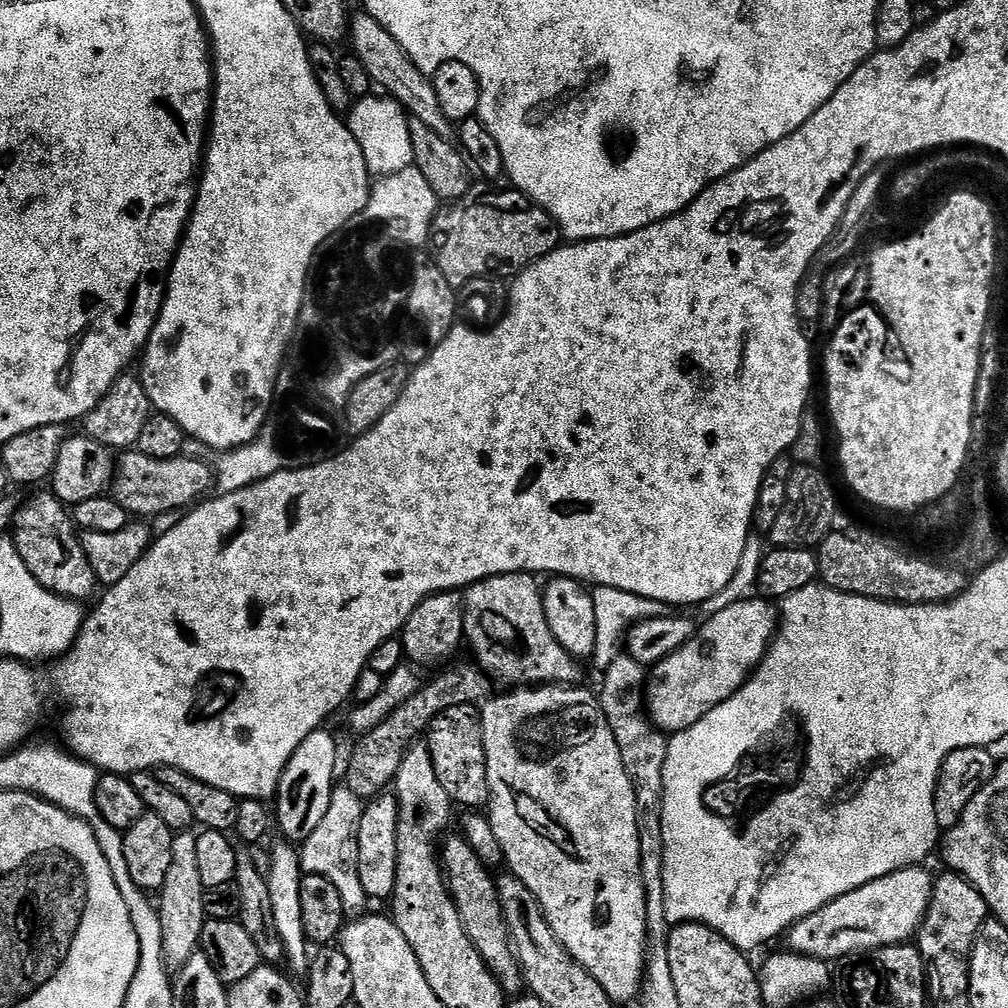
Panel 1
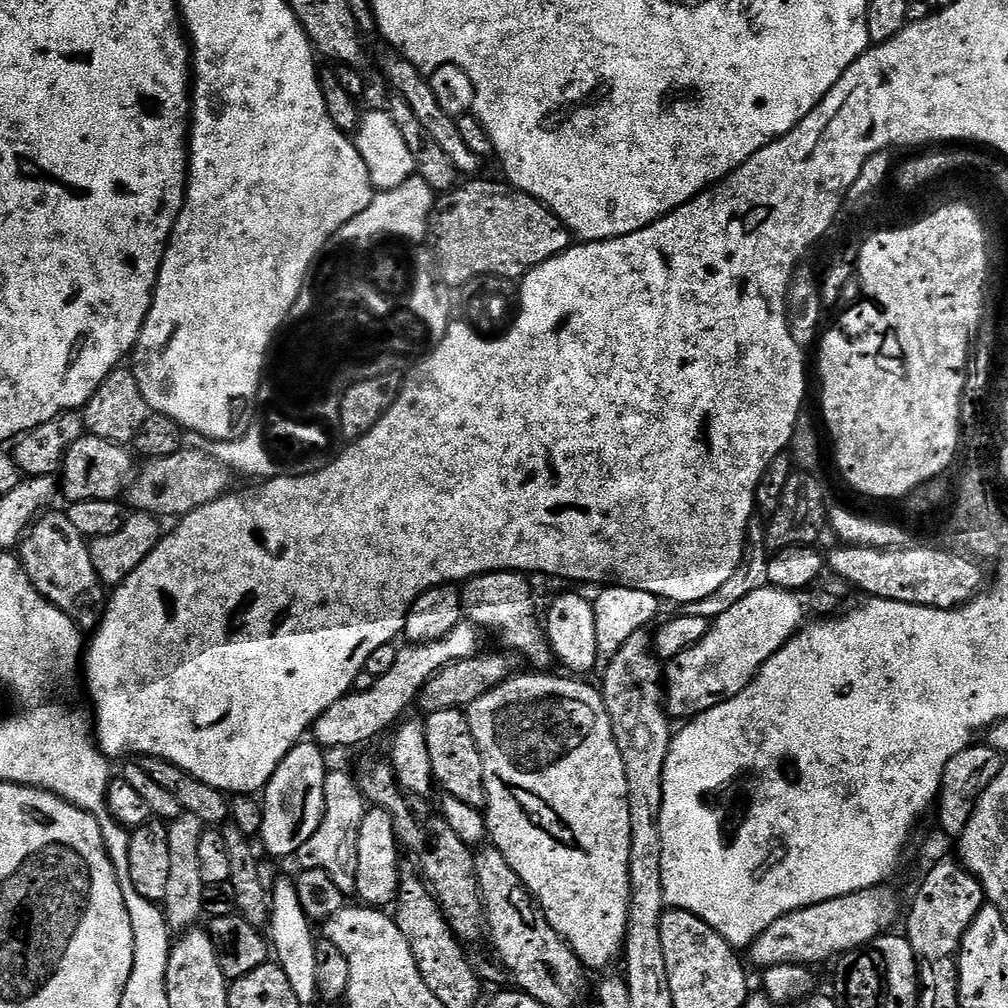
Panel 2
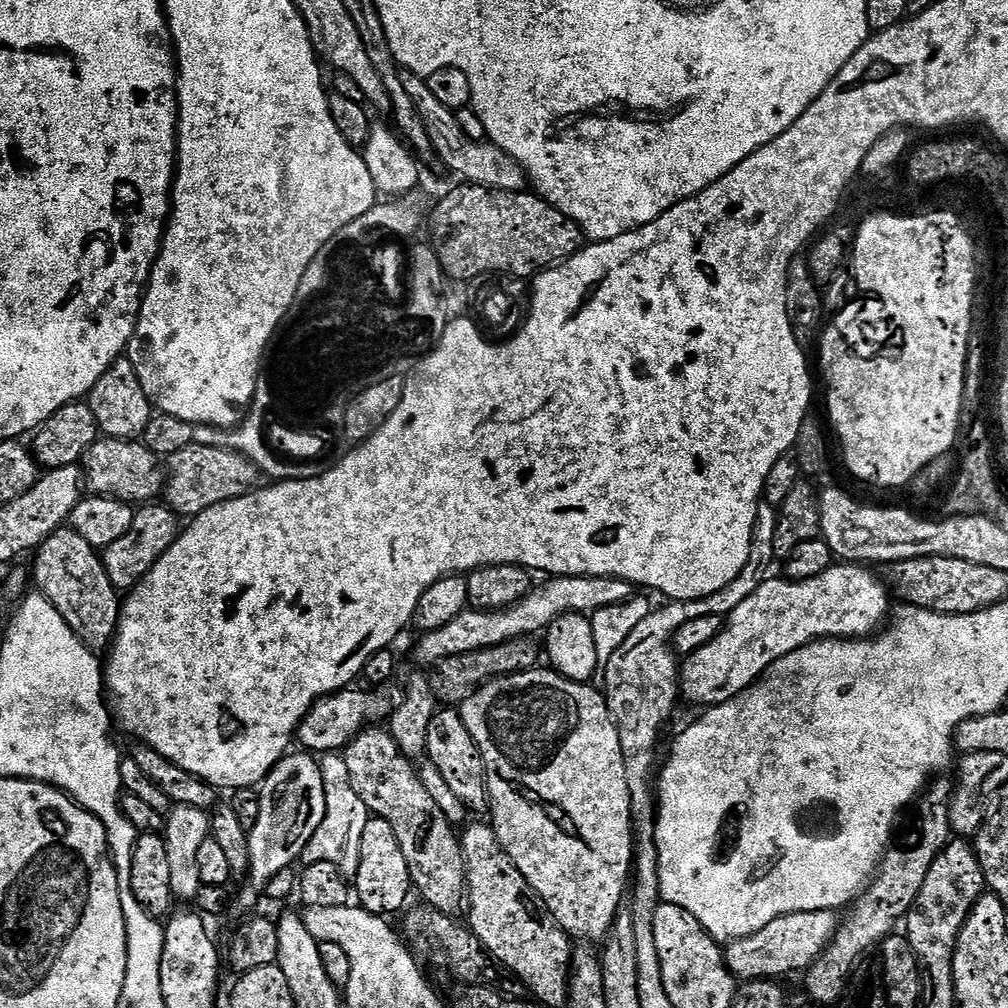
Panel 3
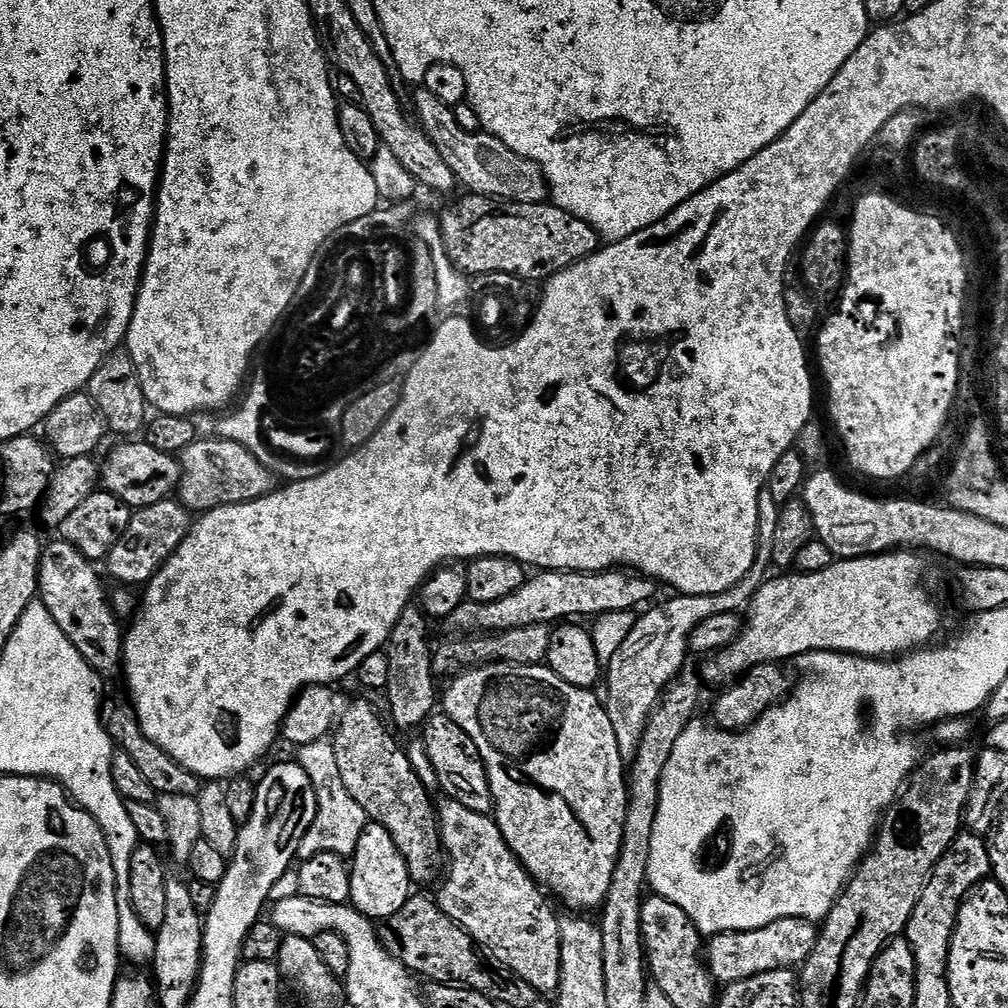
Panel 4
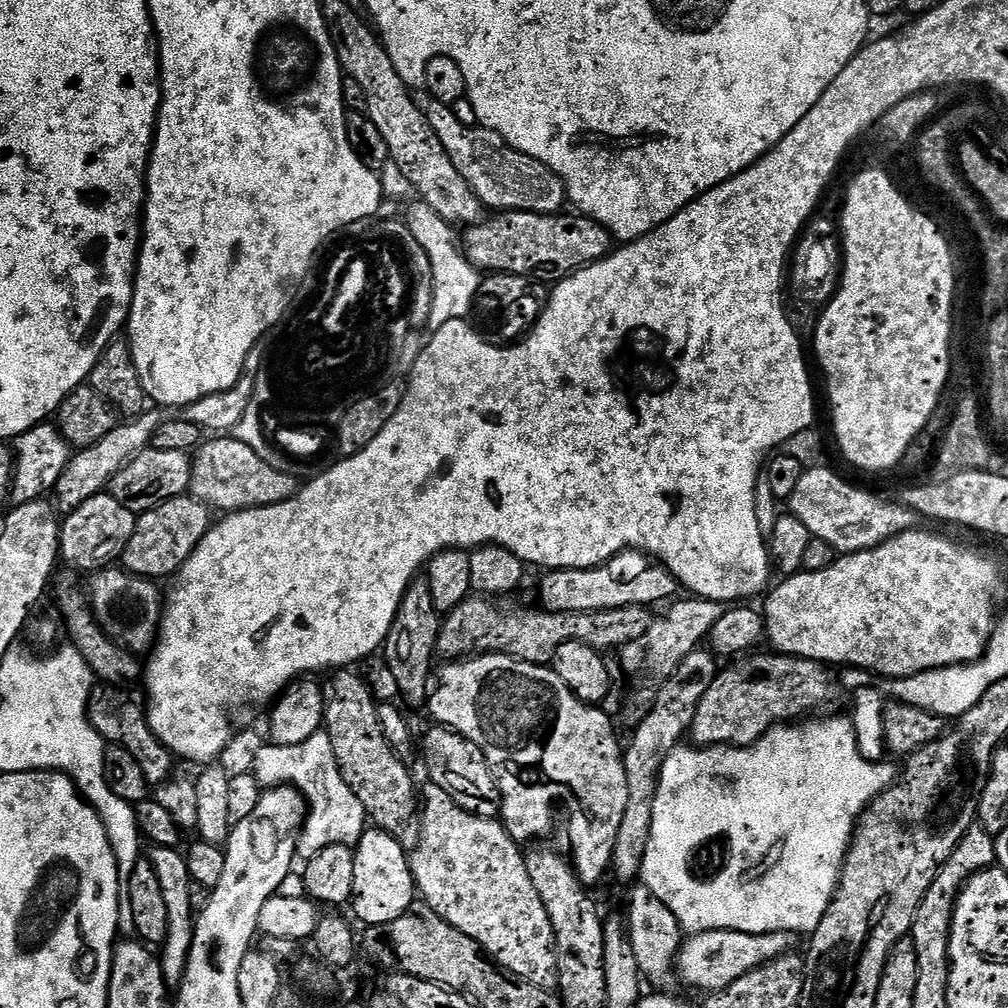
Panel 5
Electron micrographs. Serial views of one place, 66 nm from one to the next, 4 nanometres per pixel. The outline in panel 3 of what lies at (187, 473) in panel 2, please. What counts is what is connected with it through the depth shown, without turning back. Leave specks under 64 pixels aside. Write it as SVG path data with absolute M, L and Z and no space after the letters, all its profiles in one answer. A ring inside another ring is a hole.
M193 443L186 446L186 450L178 450L178 454L167 457L166 487L162 496L167 507L171 508L177 517L194 518L210 510L210 506L242 498L246 493L253 491L258 484L256 476L258 477L256 465L239 452Z

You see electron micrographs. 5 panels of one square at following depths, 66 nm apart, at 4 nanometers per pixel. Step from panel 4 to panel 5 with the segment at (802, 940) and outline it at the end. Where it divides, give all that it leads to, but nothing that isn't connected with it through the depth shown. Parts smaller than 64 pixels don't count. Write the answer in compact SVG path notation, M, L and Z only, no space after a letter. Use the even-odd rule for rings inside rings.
M714 930L713 932L698 932L689 935L680 945L680 954L676 957L675 971L681 981L685 980L692 988L705 988L705 993L720 992L726 986L738 982L748 972L761 968L779 956L789 955L793 951L791 932L771 932L770 934L746 934L745 932L731 932L730 930Z

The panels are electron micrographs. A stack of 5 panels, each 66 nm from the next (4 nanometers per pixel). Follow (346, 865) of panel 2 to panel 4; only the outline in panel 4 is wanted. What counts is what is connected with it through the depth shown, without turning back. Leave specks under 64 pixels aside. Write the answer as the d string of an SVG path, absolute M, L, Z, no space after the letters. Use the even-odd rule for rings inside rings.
M328 740L305 744L299 752L298 762L304 767L314 786L318 810L310 830L306 830L306 834L300 839L298 857L301 861L314 858L314 854L338 854L350 858L356 853L358 838L362 838L365 824L369 823L368 816L362 806L358 806L354 798L350 798L350 790L346 790L342 774L338 774L338 758L334 758L334 750Z

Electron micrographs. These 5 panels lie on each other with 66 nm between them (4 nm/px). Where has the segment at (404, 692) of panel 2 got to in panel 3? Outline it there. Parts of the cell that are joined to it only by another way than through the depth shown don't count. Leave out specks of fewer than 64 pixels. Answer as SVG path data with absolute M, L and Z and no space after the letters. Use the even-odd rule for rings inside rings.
M553 576L545 581L545 584L537 583L524 597L510 606L491 610L469 606L462 614L458 614L458 618L446 622L446 626L438 626L438 630L423 633L416 644L417 662L434 666L458 654L470 654L474 650L498 646L502 642L532 638L543 633L552 625L554 618L562 614L591 614L603 607L626 603L634 596L633 584L609 576ZM352 686L342 692L333 692L331 696L322 696L316 705L302 718L295 739L300 740L299 747L312 754L336 754L348 747L349 741L369 726L387 721L394 707L393 701L383 696L383 691L371 690L359 692Z

